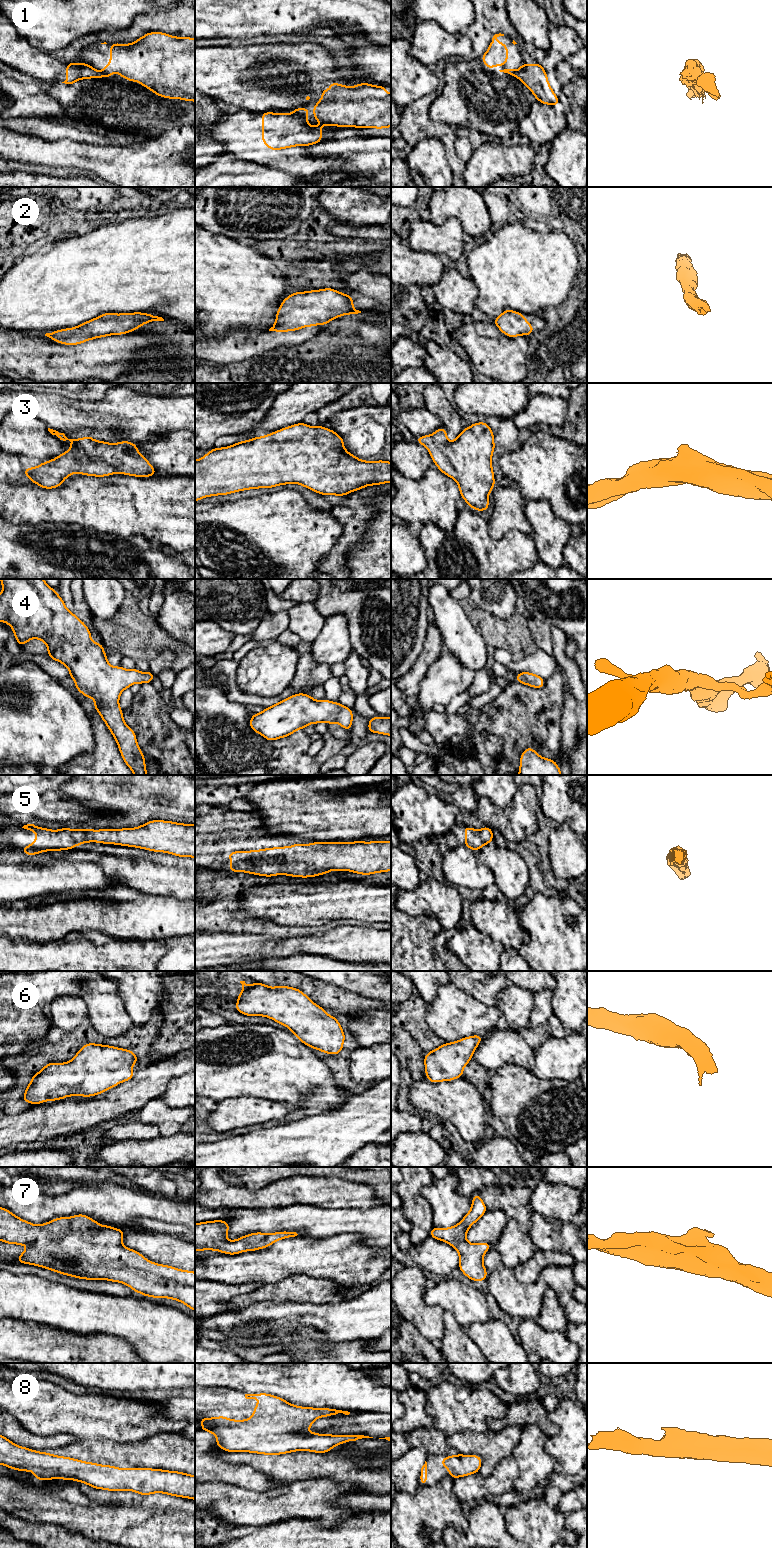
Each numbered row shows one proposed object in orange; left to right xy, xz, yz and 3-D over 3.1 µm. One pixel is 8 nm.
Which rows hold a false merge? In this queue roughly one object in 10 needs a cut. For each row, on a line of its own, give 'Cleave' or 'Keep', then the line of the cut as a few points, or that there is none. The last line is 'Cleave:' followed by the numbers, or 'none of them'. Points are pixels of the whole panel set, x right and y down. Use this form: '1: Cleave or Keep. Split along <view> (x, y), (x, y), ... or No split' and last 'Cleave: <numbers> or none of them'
1: Cleave. Split along xz (291, 113), (305, 123)
2: Keep. No split
3: Keep. No split
4: Keep. No split
5: Keep. No split
6: Keep. No split
7: Keep. No split
8: Keep. No split
Cleave: 1

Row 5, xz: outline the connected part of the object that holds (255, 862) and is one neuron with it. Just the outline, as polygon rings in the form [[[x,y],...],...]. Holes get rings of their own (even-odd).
[[[391,841],[313,842],[253,851],[234,851],[227,855],[231,861],[227,871],[246,872],[266,877],[288,875],[307,878],[328,874],[331,870],[351,871],[368,876],[391,871]]]

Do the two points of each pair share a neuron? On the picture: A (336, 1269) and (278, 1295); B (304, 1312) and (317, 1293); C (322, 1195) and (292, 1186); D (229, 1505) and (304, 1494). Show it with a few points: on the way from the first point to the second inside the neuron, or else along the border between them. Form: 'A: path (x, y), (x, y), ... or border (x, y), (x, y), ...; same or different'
A: border (293, 1274), (329, 1278), (339, 1284); different
B: border (334, 1301), (326, 1303), (288, 1303); different
C: path (315, 1191), (299, 1190); same
D: path (248, 1505), (277, 1505), (285, 1503); same

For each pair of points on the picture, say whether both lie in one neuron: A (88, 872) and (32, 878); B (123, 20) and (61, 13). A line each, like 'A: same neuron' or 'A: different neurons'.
A: same neuron
B: same neuron

